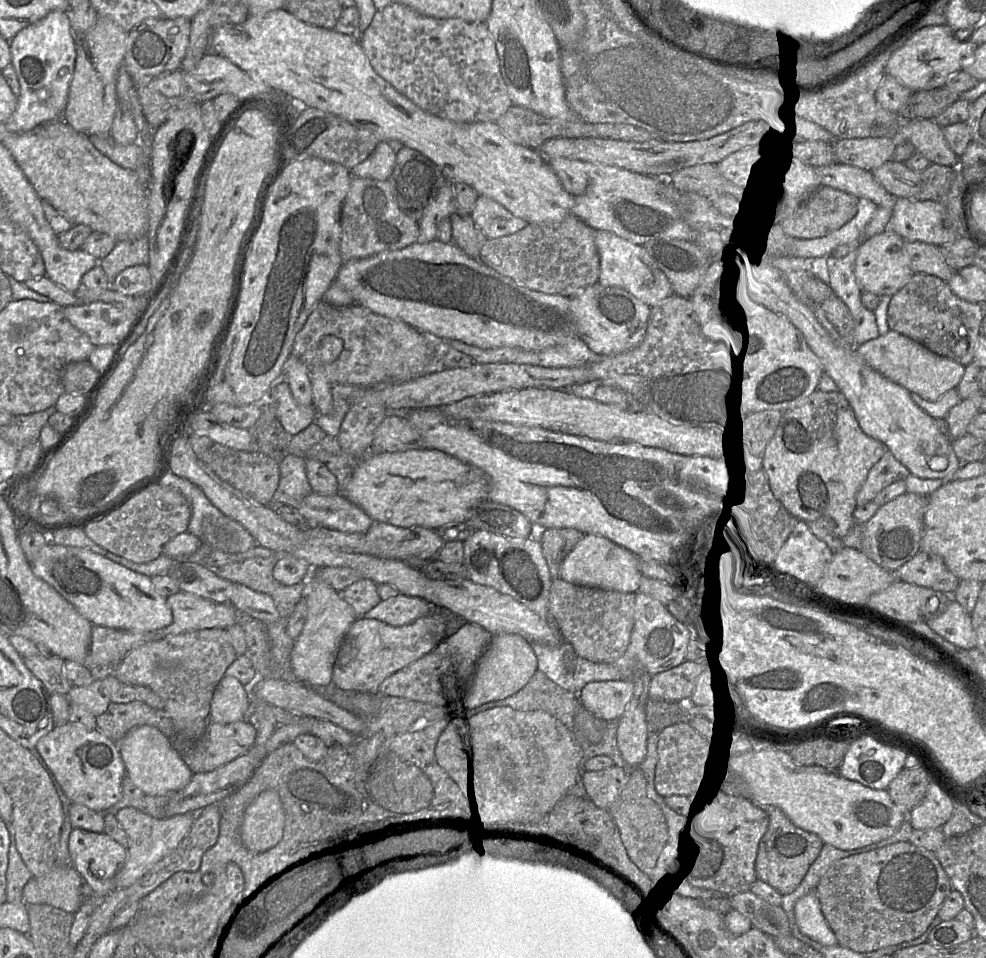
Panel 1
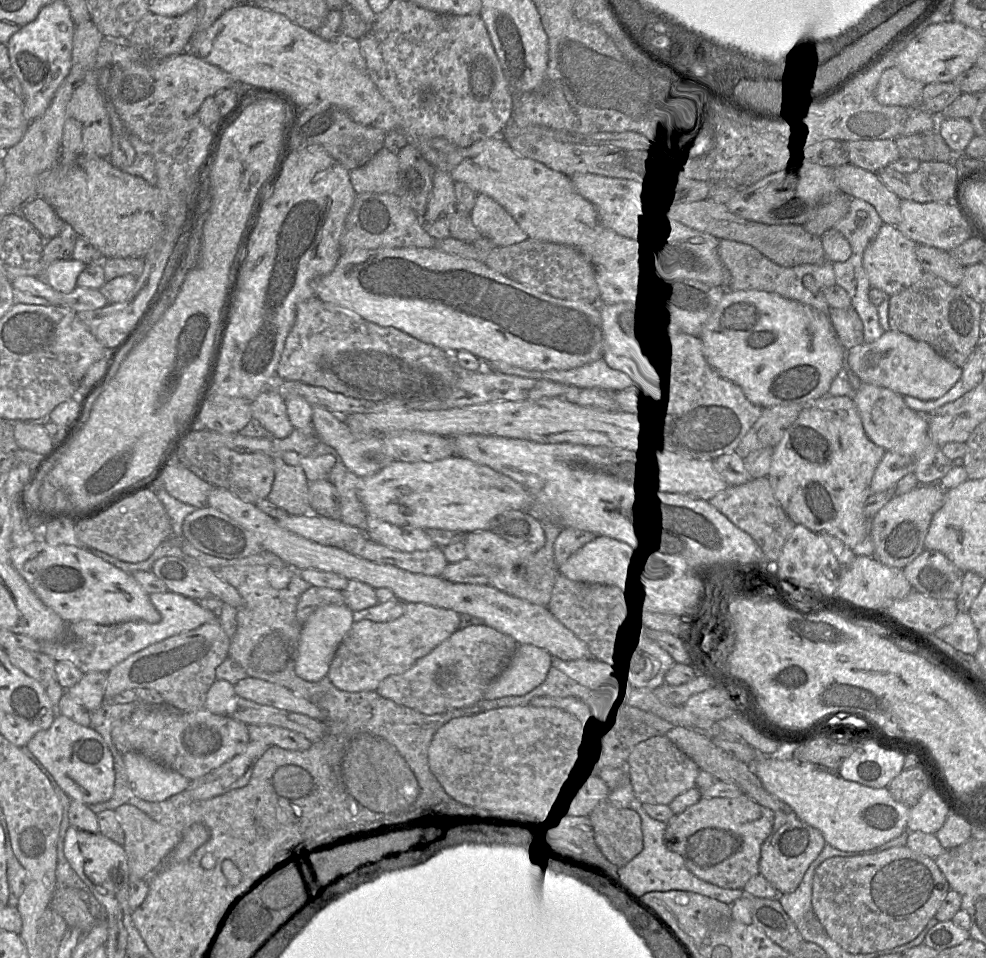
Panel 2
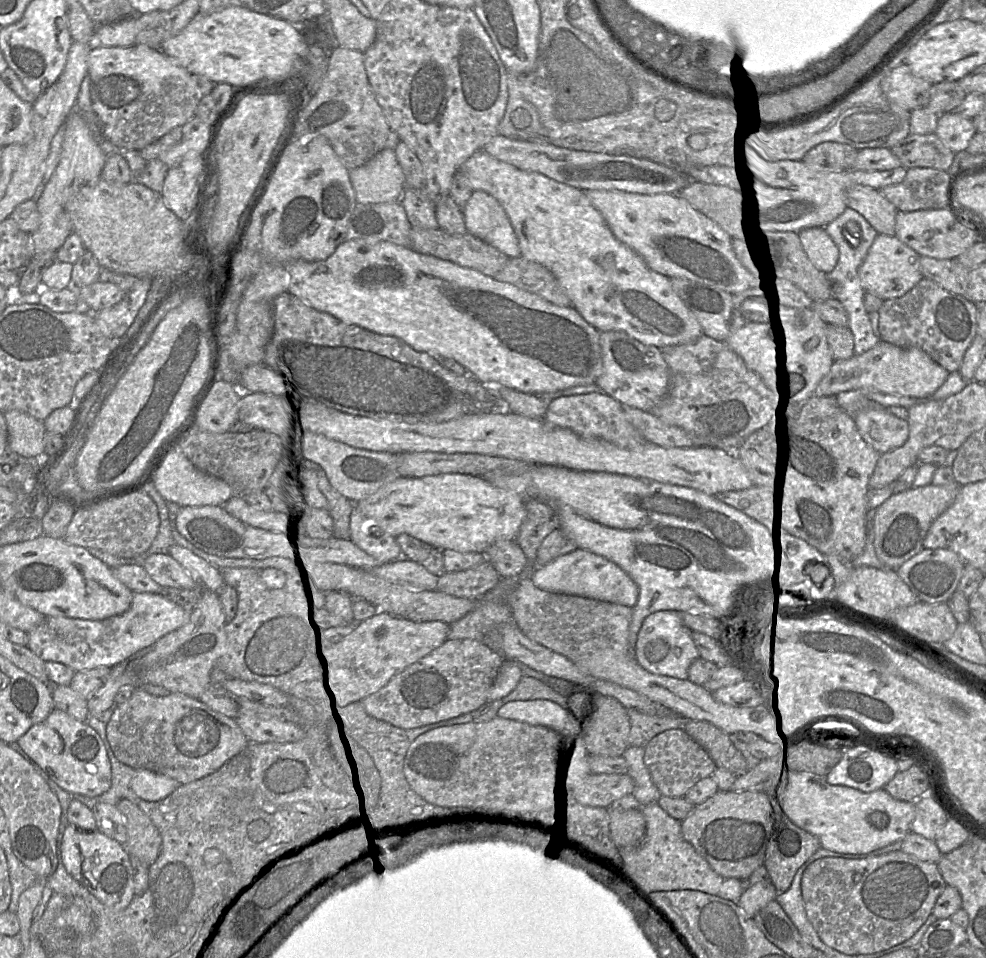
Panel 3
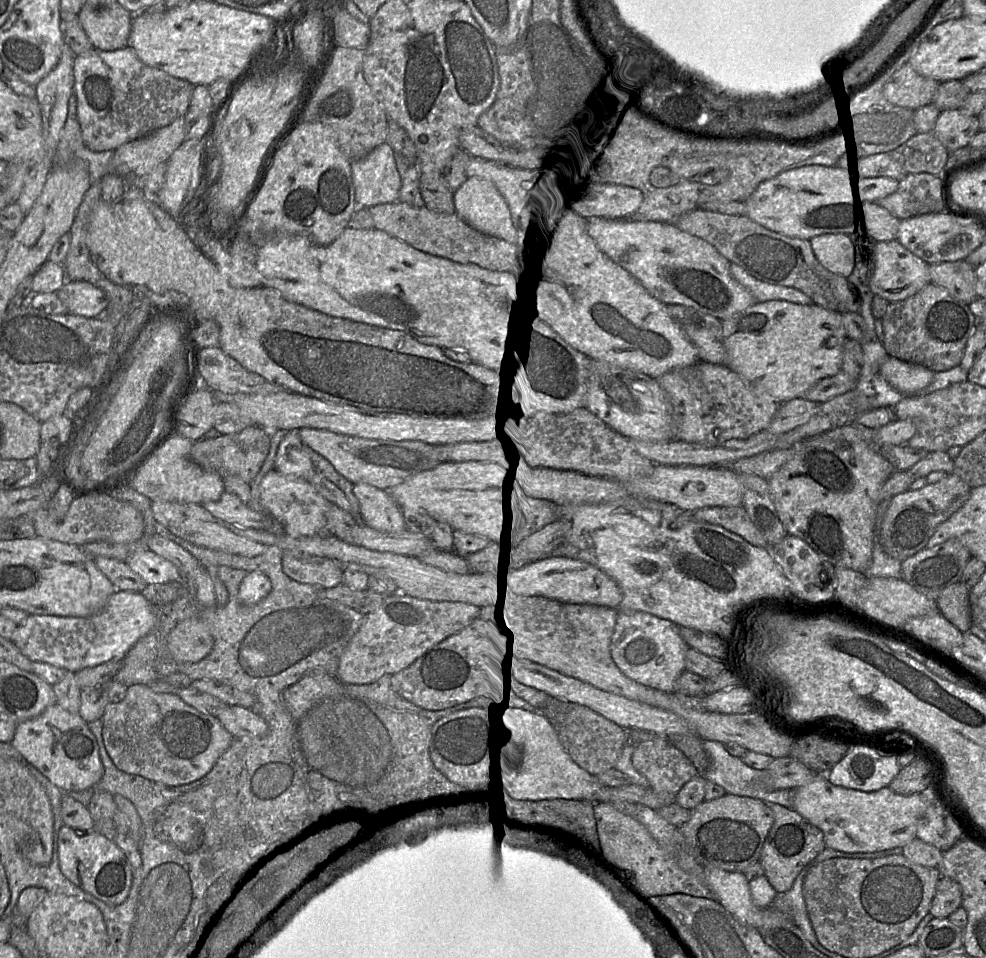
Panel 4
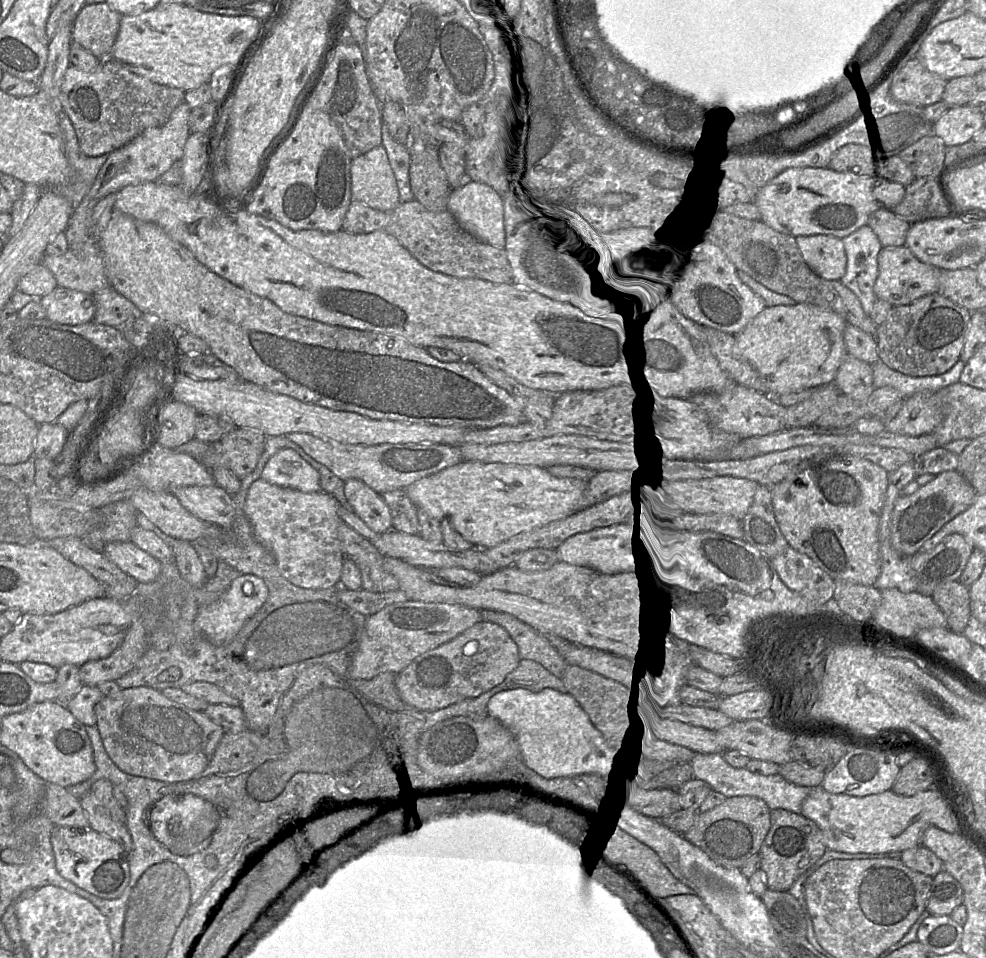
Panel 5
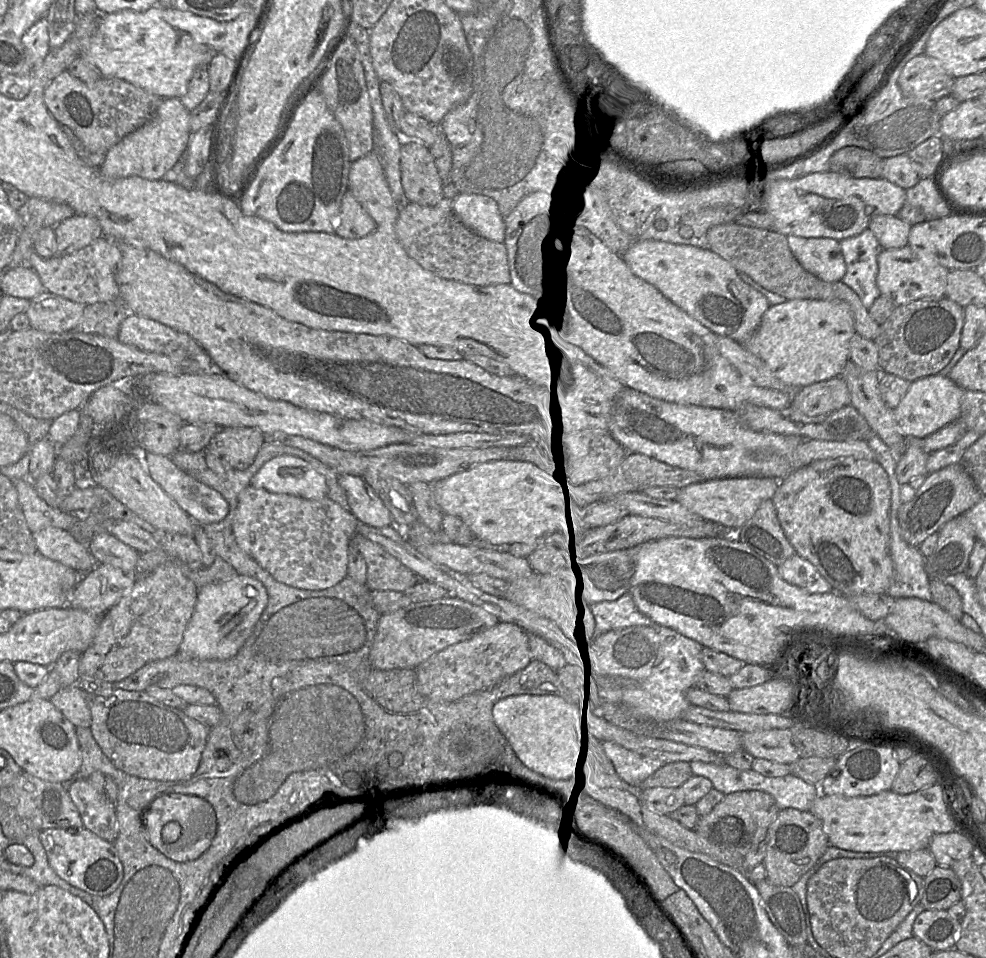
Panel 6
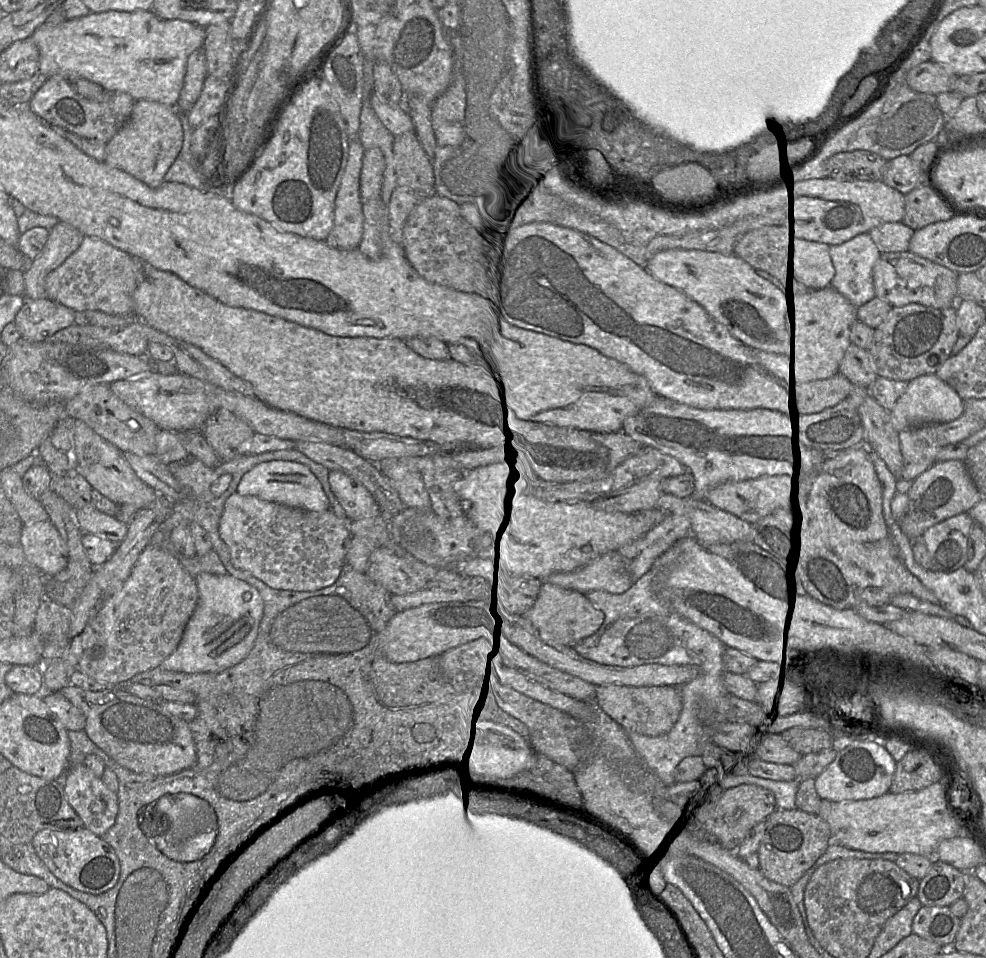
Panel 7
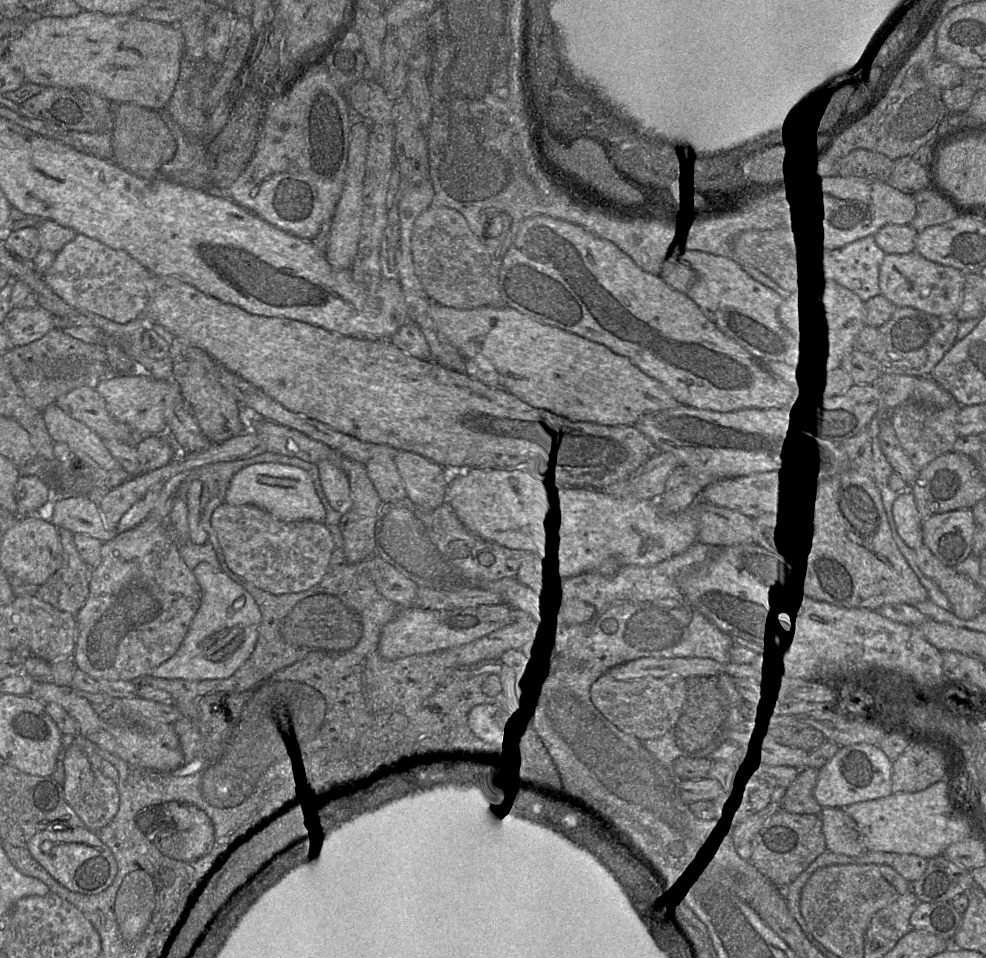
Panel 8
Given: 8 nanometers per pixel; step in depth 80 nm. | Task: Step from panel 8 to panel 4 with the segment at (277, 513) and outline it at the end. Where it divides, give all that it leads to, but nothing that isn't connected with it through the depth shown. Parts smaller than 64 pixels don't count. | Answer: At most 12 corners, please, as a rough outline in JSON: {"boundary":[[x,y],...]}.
{"boundary":[[299,430],[287,431],[273,470],[307,479],[315,470]]}

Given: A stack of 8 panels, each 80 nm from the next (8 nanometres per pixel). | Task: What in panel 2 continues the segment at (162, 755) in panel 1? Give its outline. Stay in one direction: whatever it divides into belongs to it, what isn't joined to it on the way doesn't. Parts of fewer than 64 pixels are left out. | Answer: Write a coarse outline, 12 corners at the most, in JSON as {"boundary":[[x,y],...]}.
{"boundary":[[141,753],[122,758],[132,791],[164,801],[189,786],[180,773]]}

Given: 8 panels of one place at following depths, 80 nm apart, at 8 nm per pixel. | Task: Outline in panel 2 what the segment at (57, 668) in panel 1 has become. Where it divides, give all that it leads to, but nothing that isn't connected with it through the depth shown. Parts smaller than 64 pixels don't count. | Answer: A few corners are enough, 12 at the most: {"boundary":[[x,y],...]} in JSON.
{"boundary":[[5,649],[9,660],[46,686],[56,683],[56,660],[43,652]]}

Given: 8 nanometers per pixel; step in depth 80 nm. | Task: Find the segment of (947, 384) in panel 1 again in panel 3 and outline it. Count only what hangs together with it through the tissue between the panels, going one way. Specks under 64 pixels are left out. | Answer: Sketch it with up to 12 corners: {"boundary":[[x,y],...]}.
{"boundary":[[879,341],[836,360],[816,397],[856,389],[923,398],[949,373]]}

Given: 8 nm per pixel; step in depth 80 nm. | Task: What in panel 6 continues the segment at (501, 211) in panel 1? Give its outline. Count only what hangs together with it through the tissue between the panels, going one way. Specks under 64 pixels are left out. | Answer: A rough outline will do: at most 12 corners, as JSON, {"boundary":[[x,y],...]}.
{"boundary":[[457,194],[452,210],[479,236],[505,240],[505,219],[492,198]]}

